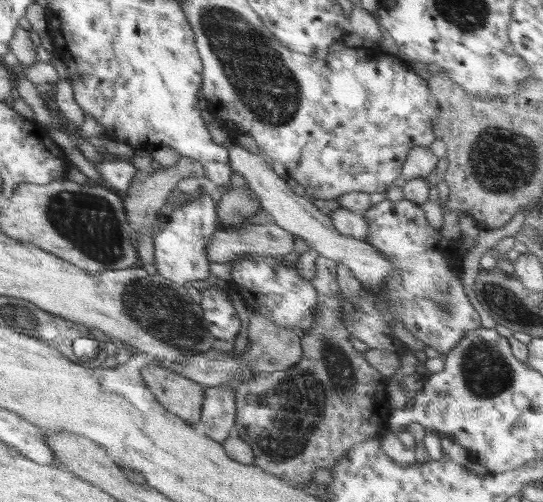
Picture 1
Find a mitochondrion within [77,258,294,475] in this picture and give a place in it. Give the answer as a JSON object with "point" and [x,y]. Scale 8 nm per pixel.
{"point":[163,312]}

